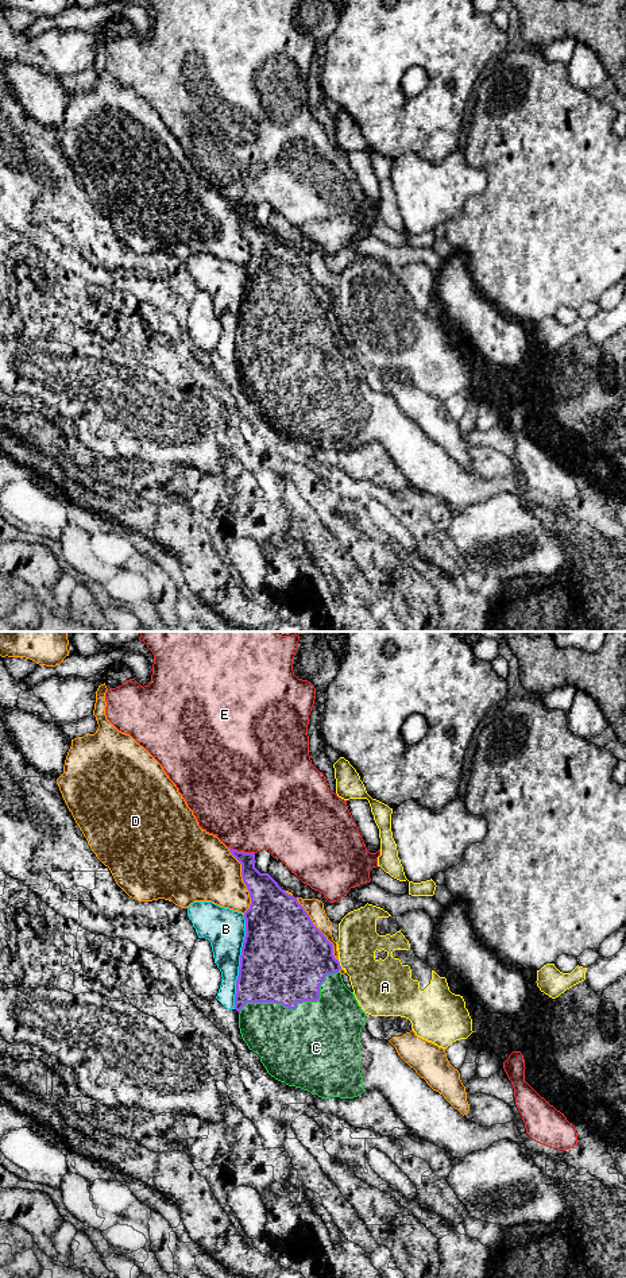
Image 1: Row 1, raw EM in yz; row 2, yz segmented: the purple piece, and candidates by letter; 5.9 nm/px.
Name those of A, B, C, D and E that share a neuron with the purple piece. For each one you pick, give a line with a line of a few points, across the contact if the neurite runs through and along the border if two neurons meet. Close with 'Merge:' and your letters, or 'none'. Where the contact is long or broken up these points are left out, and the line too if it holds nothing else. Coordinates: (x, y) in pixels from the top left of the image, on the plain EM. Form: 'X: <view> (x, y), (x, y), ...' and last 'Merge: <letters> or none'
Merge: C

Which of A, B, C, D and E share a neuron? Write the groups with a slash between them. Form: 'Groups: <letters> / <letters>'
Groups: A / B / C / D / E

